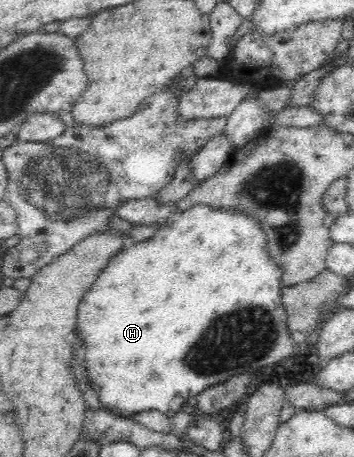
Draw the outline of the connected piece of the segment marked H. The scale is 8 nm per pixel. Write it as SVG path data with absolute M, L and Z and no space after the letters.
M197 204L180 212L176 220L161 226L148 240L128 242L120 252L108 260L82 298L77 312L75 335L82 338L86 348L86 376L92 382L92 391L96 395L95 404L104 405L104 410L126 418L129 418L131 414L144 411L160 411L166 416L174 416L181 410L180 407L189 396L196 396L213 384L221 383L230 376L244 372L251 373L298 357L298 345L294 343L288 331L289 325L281 294L284 284L281 280L282 267L270 259L266 250L266 236L262 232L260 223L252 219L252 216L234 209L218 209Z

